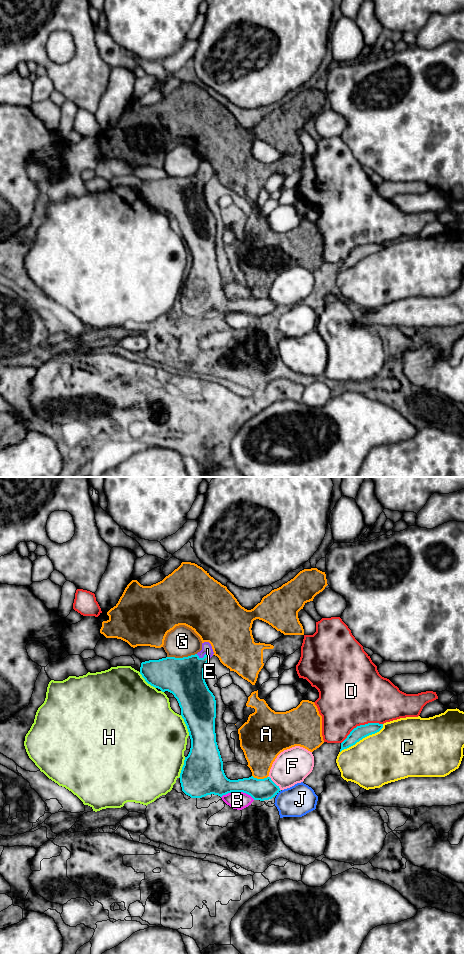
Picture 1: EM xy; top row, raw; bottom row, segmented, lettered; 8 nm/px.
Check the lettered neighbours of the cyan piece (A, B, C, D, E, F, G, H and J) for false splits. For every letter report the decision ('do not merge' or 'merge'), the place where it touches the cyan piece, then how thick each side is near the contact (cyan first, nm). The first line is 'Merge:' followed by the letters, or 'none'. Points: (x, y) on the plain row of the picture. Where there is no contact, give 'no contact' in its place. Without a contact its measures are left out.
Merge: E
A: do not merge | xy (260, 299) | 180/280 nm
B: do not merge | xy (238, 311) | 240/140 nm
C: do not merge | xy (362, 258) | 110/420 nm
D: do not merge | xy (360, 245) | 110/500 nm
E: merge | xy (204, 176) | 320/80 nm
F: do not merge | xy (274, 303) | 180/280 nm
G: do not merge | xy (181, 178) | 320/240 nm
H: do not merge | xy (186, 245) | 280/480 nm
J: do not merge | xy (278, 312) | 180/260 nm

